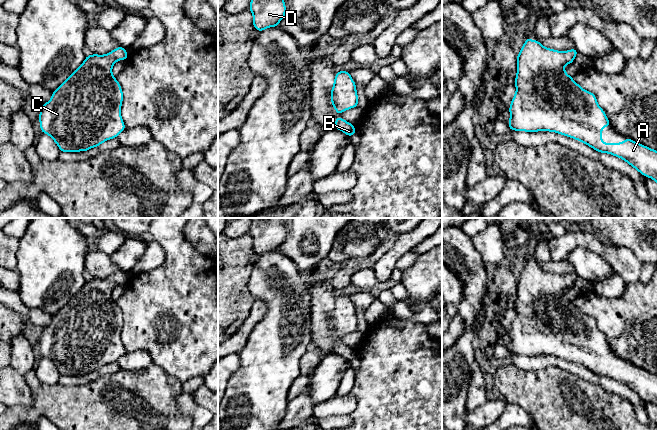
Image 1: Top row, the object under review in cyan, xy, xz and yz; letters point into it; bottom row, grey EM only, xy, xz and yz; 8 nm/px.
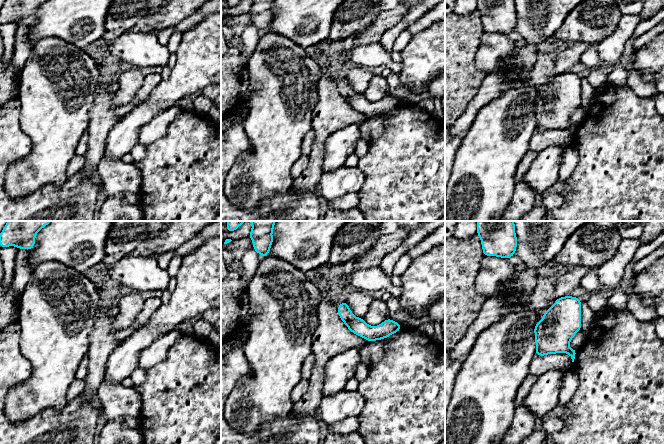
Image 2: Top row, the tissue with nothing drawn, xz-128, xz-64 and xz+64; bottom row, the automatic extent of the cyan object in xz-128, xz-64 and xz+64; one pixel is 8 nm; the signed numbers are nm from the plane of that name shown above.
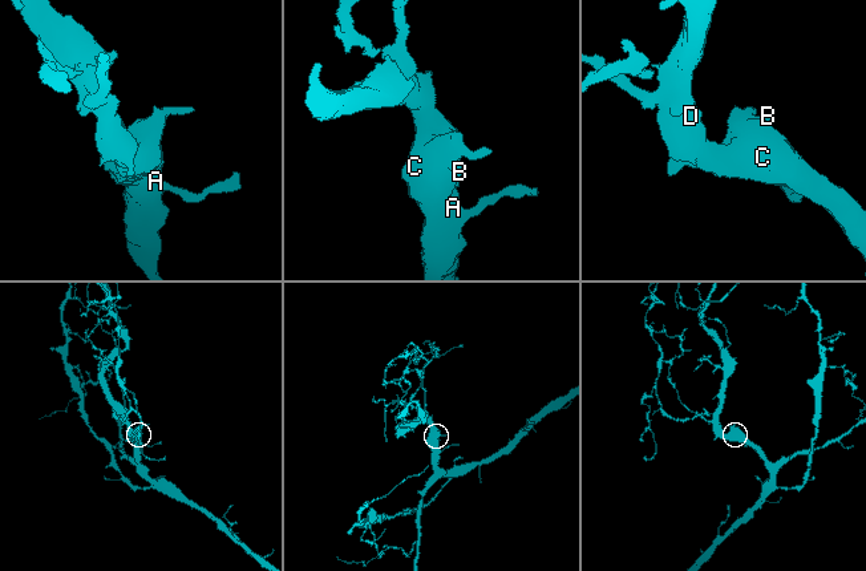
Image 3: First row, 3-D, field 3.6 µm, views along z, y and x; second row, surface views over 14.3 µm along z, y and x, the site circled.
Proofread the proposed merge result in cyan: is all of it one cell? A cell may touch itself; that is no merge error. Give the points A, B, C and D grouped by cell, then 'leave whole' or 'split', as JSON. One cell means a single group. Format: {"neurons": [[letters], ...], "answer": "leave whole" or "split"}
{"neurons": [["A", "B", "C", "D"]], "answer": "leave whole"}

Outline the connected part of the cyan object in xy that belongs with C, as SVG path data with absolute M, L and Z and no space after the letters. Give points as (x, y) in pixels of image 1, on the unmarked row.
M121 270L105 279L87 279L84 286L53 315L51 323L43 328L39 338L40 353L55 365L61 376L88 375L109 363L117 362L125 354L120 336L124 320L119 306L112 299L112 291L118 284L126 284L128 279Z

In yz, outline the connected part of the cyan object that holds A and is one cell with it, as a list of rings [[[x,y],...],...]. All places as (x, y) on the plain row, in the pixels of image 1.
[[[529,260],[517,279],[516,317],[512,322],[508,346],[509,354],[550,355],[576,363],[594,374],[619,381],[642,399],[657,406],[657,375],[626,362],[621,367],[603,367],[602,352],[611,351],[596,320],[575,307],[564,291],[573,287],[578,275],[574,271],[565,276],[544,271]]]

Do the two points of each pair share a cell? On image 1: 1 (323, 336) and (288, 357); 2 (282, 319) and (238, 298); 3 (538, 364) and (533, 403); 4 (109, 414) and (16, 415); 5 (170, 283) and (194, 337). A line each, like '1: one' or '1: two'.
1: two
2: two
3: two
4: one
5: one

